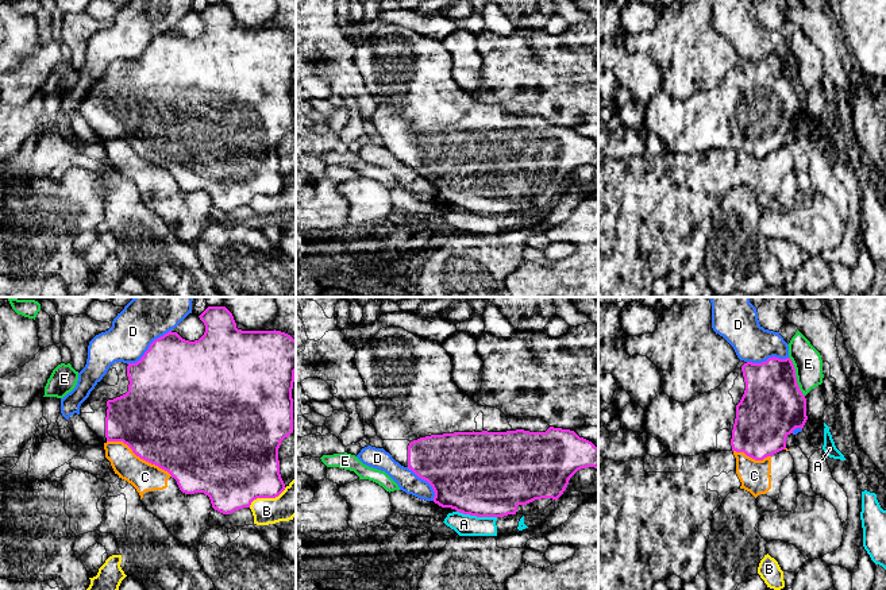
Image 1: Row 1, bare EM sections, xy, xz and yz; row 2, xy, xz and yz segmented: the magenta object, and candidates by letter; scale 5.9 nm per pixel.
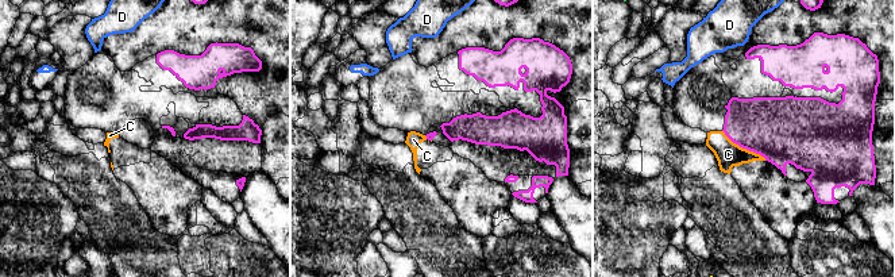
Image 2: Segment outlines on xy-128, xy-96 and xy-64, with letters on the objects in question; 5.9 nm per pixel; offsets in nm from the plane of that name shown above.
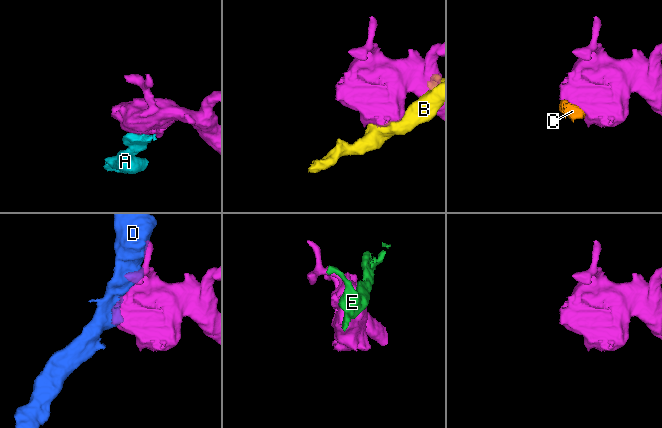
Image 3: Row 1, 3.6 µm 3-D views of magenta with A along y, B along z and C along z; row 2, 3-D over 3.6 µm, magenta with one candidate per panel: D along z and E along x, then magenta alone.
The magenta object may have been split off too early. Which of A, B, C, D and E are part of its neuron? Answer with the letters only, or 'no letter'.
no letter

